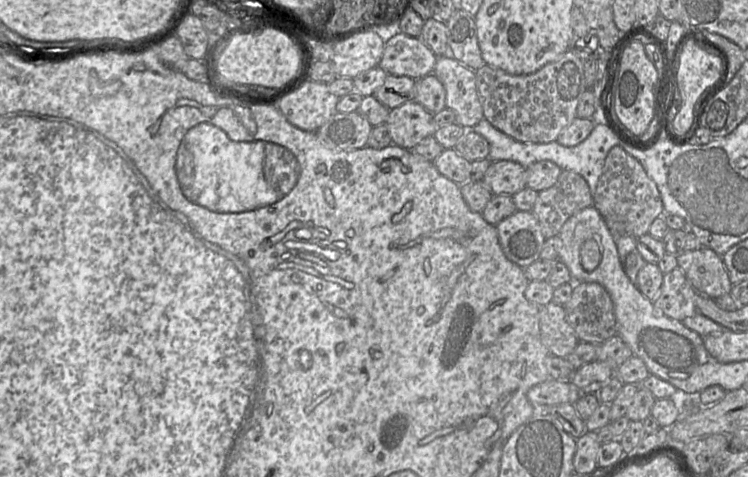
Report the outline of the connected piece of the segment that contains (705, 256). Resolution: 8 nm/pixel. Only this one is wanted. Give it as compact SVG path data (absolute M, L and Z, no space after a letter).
M709 247L683 251L677 256L681 268L697 293L716 299L731 292L722 256Z

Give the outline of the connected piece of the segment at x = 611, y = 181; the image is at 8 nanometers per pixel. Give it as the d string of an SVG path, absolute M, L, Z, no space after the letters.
M622 147L609 151L593 195L593 206L605 220L622 223L628 235L638 238L648 233L652 222L664 214L660 192L641 163Z

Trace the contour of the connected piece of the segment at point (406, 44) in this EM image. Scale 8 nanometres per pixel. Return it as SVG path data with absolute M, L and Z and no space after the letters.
M403 32L385 33L385 47L379 66L388 74L409 76L415 80L434 73L437 55L421 40Z

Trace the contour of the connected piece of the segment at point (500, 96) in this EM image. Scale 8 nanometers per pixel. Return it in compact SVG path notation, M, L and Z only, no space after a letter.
M570 50L528 75L510 74L489 64L475 72L484 118L522 142L557 141L561 132L577 117L578 104L588 90L583 61Z

